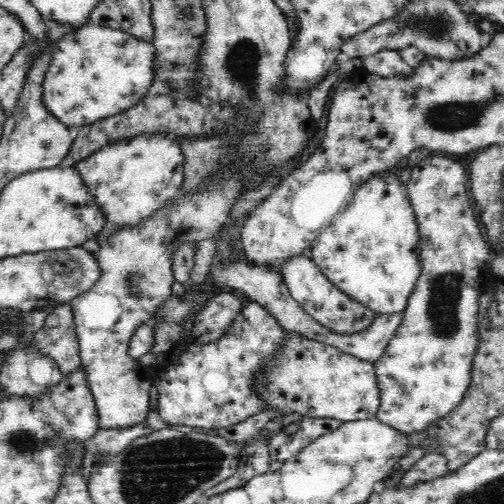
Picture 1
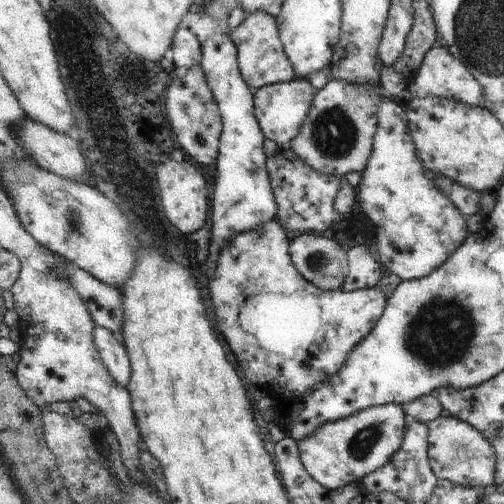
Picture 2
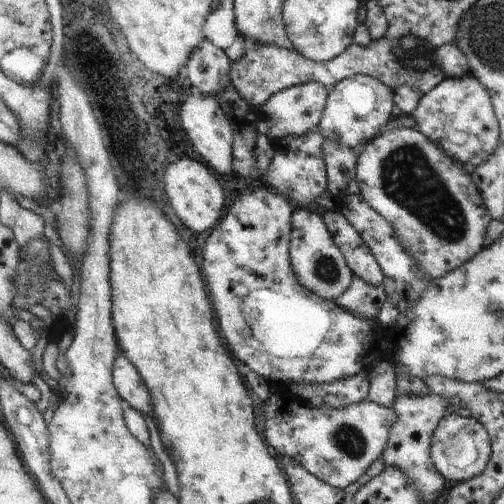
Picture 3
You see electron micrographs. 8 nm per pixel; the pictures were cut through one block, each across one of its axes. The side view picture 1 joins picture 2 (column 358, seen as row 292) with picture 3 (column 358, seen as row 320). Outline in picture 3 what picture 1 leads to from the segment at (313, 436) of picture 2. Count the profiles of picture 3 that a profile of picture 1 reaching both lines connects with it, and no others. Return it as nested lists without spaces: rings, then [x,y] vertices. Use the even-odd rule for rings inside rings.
[[[275,386],[269,394],[261,406],[267,444],[333,488],[345,490],[355,484],[371,462],[383,454],[389,442],[389,428],[395,422],[391,408],[361,400],[343,408],[317,410],[299,402],[285,386]]]

